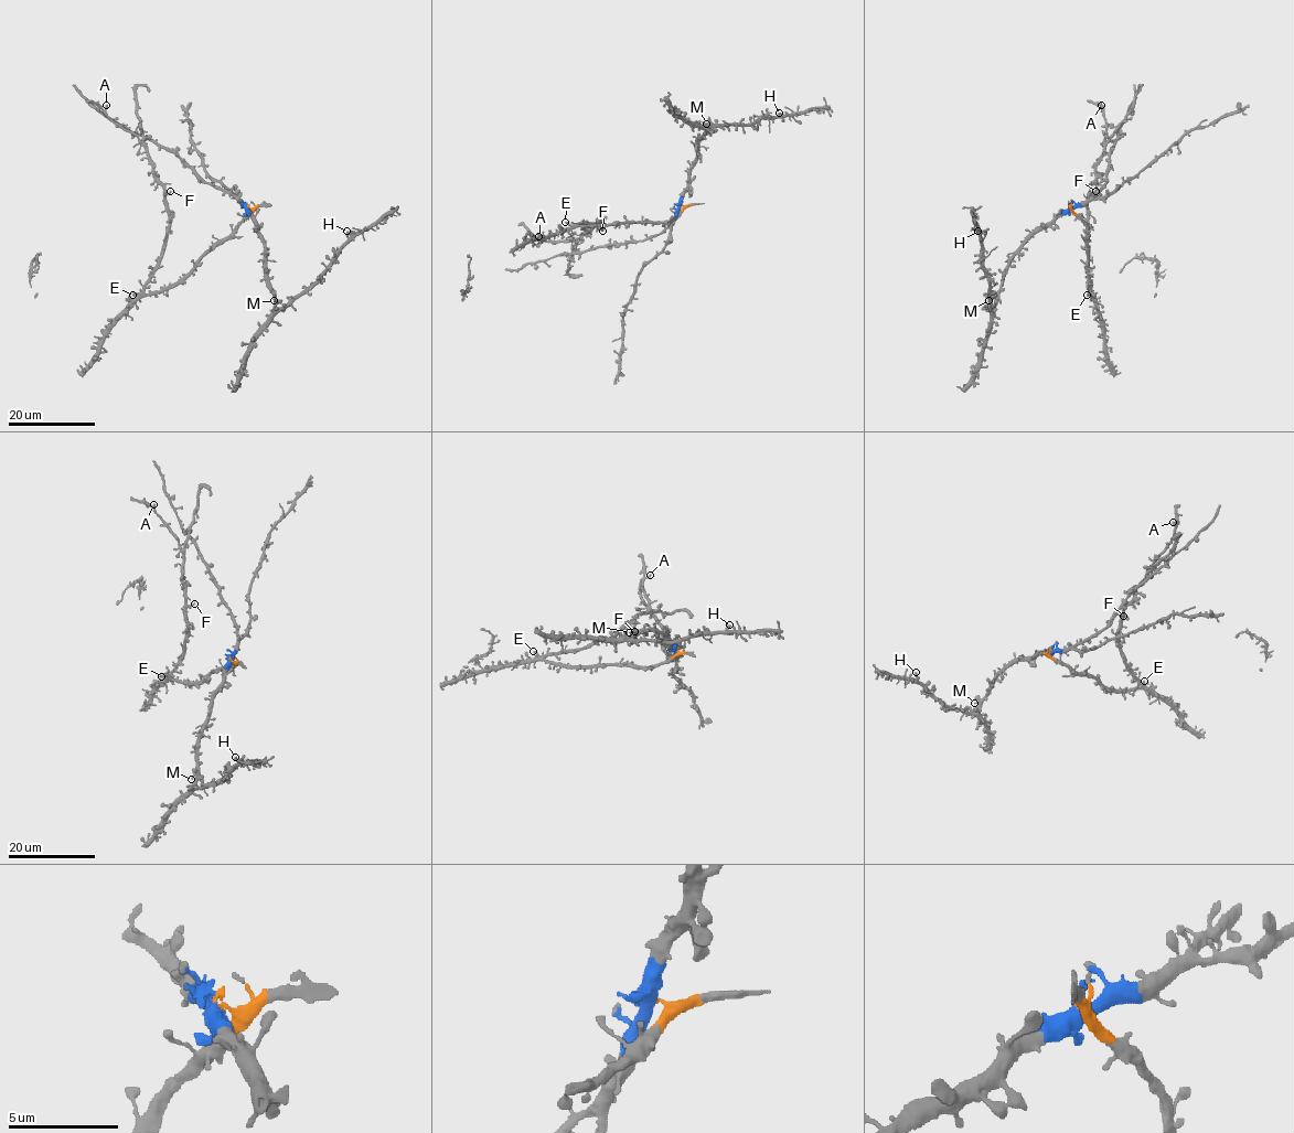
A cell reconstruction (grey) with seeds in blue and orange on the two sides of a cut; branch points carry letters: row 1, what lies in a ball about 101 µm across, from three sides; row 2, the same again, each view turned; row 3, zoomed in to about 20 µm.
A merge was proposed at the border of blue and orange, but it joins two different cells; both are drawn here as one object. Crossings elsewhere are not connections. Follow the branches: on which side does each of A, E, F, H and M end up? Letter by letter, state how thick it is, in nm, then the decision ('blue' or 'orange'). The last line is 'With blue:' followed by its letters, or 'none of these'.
A: 320 nm thick; orange
E: 320 nm thick; orange
F: 140 nm thick; orange
H: 400 nm thick; blue
M: 130 nm thick; blue
With blue: H, M

